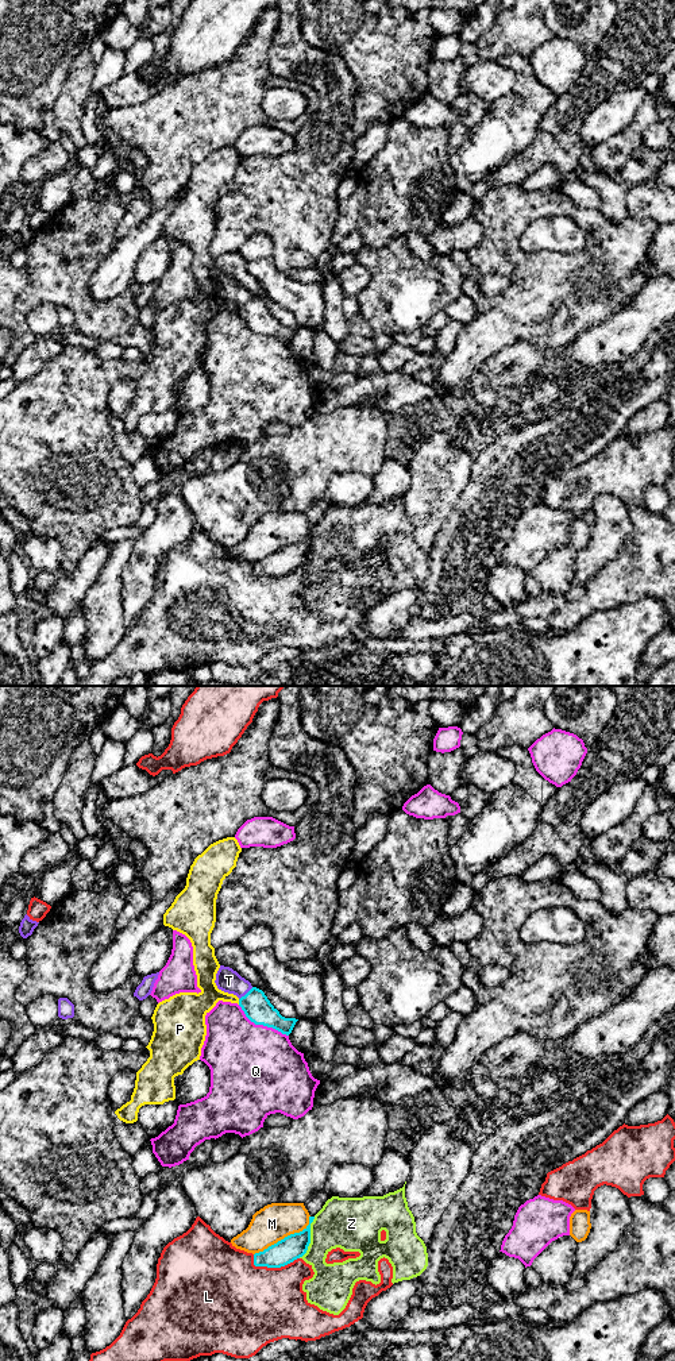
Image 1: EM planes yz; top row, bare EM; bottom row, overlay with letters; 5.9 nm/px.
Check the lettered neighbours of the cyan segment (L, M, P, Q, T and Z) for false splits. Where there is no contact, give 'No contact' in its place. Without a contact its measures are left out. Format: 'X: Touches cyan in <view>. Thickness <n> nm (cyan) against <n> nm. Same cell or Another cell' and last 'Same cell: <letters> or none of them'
L: Touches cyan in yz. Thickness 150 nm (cyan) against 460 nm. Another cell
M: Touches cyan in yz. Thickness 150 nm (cyan) against 220 nm. Another cell
P: Touches cyan in yz. Thickness 160 nm (cyan) against 140 nm. Another cell
Q: Touches cyan in yz. Thickness 160 nm (cyan) against 480 nm. Another cell
T: Touches cyan in yz. Thickness 160 nm (cyan) against 140 nm. Another cell
Z: Touches cyan in yz. Thickness 150 nm (cyan) against 300 nm. Another cell
Same cell: none of them

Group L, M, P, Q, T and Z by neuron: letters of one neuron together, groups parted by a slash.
L / M / P / Q / T / Z

